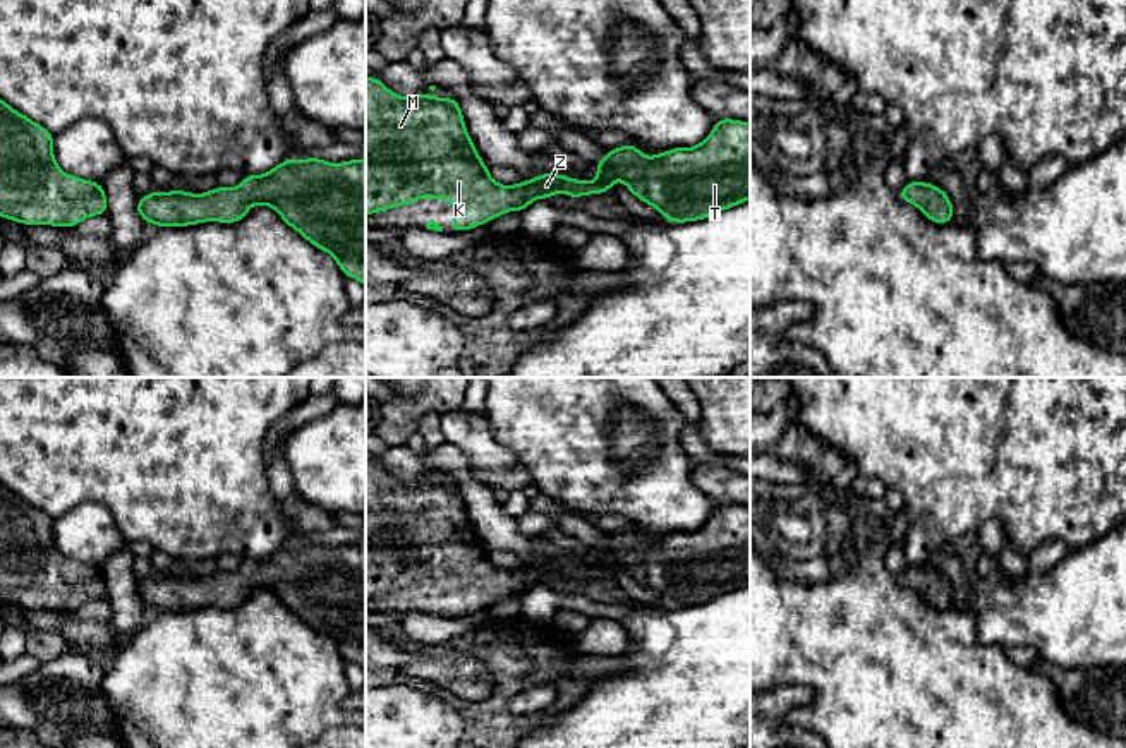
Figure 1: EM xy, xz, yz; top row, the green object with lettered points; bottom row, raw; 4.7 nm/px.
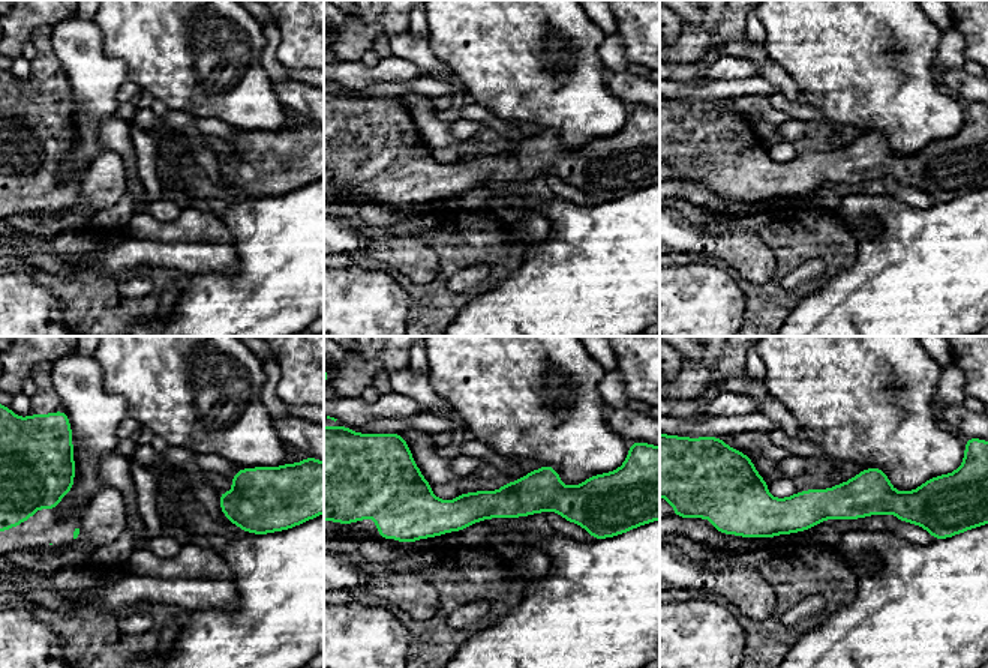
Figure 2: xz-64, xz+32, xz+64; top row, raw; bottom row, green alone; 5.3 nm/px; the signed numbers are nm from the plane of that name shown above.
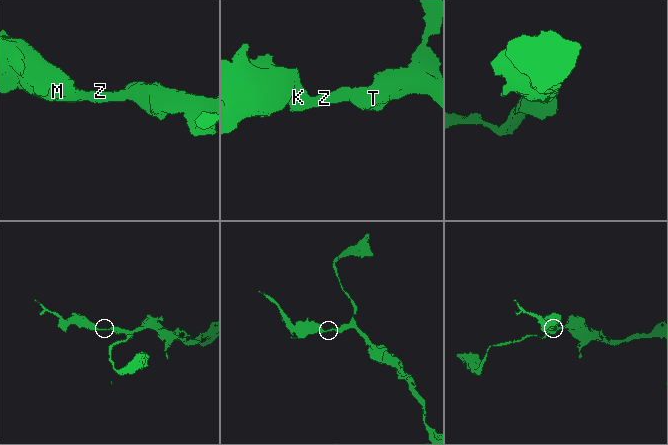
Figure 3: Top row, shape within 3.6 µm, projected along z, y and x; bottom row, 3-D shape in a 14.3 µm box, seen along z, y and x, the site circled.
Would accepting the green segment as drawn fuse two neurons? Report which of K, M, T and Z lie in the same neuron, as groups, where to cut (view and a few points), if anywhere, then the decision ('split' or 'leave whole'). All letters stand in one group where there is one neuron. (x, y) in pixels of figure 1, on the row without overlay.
groups K M T Z; cut none; leave whole

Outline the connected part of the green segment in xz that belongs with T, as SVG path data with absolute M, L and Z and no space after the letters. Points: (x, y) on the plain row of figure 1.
M366 461L366 600L422 582L445 582L455 592L450 609L453 616L472 614L508 595L522 597L534 583L551 583L556 576L565 576L570 583L611 576L614 564L623 564L635 582L654 590L671 607L705 604L750 583L750 508L719 503L711 518L693 532L671 532L644 540L637 528L625 528L608 534L604 542L592 549L597 552L597 563L590 566L537 558L534 564L517 570L496 568L465 513L457 482L433 482L424 475L403 482L390 475L381 463Z

